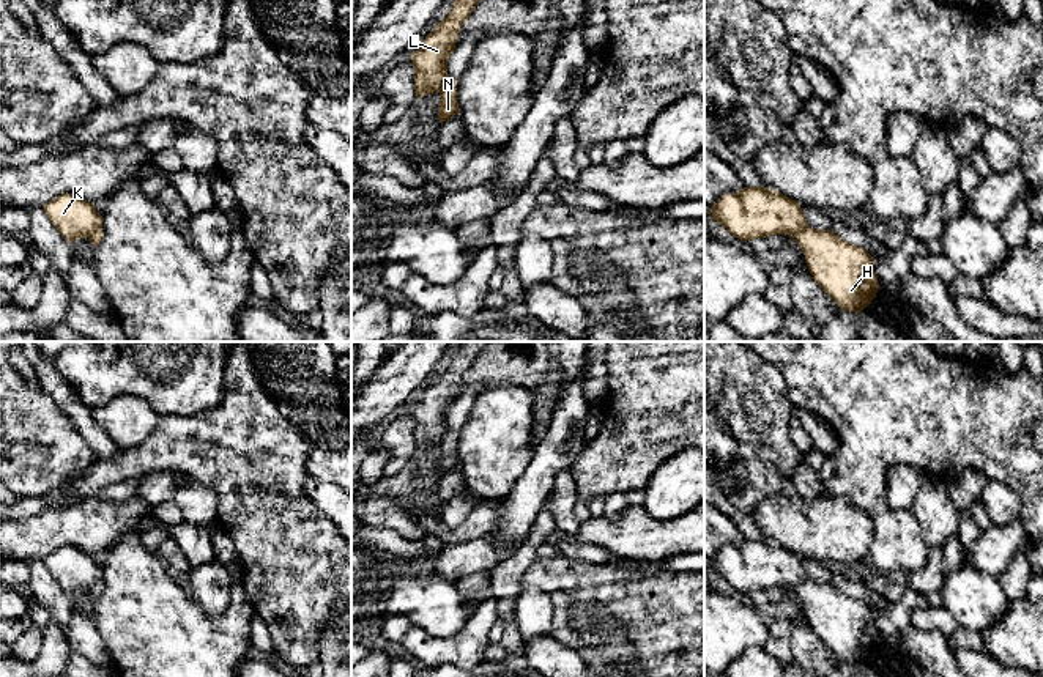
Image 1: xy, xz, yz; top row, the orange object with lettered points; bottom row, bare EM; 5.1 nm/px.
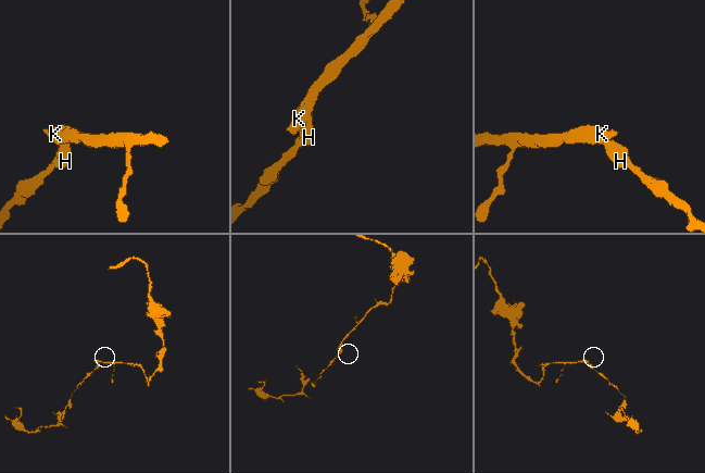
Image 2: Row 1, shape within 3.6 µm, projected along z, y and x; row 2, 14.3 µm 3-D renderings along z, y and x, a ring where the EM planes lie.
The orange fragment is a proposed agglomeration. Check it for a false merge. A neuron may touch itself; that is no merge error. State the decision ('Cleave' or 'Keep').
Cleave

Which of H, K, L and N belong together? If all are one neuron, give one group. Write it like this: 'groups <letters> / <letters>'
groups H N / K L

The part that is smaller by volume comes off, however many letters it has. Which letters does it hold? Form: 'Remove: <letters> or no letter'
Remove: H, N

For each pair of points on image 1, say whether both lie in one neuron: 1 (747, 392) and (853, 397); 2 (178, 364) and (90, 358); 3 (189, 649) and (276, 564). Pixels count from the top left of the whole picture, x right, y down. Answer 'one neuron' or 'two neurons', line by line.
1: two neurons
2: one neuron
3: two neurons

